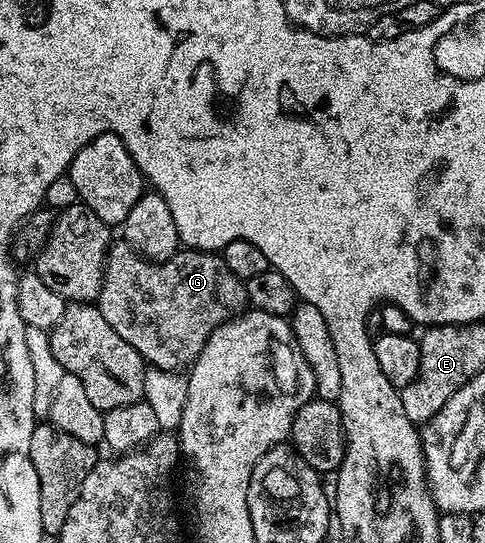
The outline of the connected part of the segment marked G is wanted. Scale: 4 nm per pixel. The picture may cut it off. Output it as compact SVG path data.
M124 239L114 240L109 246L109 253L105 256L105 274L103 275L103 283L101 284L101 293L96 299L96 306L100 309L103 319L107 319L107 323L111 323L111 327L115 327L115 331L119 334L119 339L127 339L127 343L131 343L131 347L135 347L135 351L139 351L139 355L152 368L162 369L163 372L173 372L188 370L193 364L194 359L199 355L199 351L203 351L203 347L207 343L207 339L211 335L211 331L215 331L215 327L219 327L223 323L227 323L231 318L238 316L246 308L249 296L245 290L245 281L238 278L232 273L230 267L224 261L221 255L213 251L203 249L182 248L174 253L171 259L162 261L150 261L147 257L142 257L128 241Z

